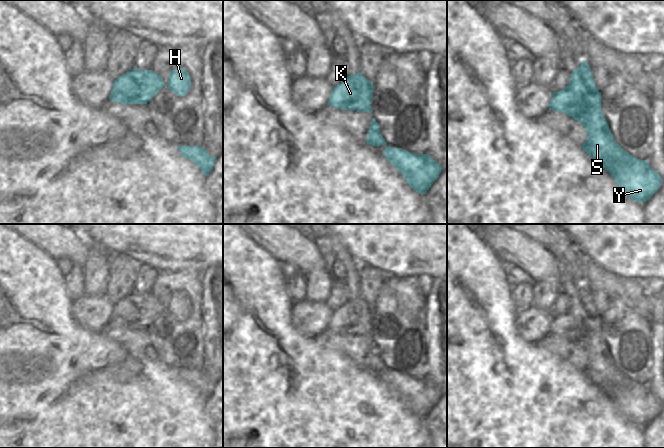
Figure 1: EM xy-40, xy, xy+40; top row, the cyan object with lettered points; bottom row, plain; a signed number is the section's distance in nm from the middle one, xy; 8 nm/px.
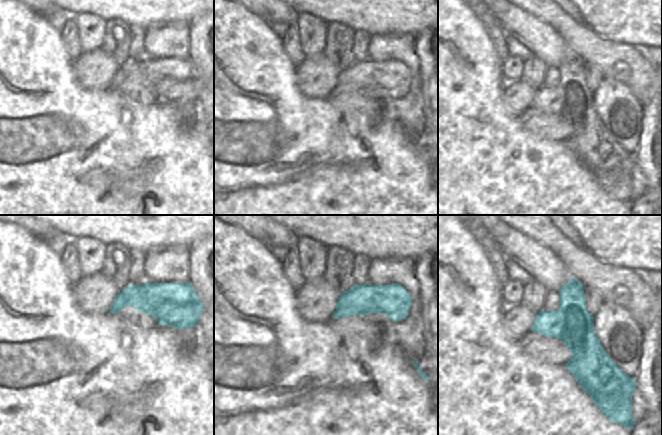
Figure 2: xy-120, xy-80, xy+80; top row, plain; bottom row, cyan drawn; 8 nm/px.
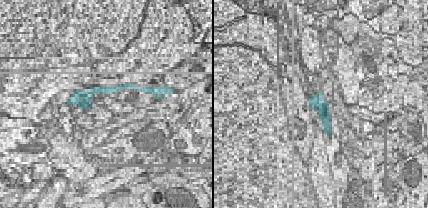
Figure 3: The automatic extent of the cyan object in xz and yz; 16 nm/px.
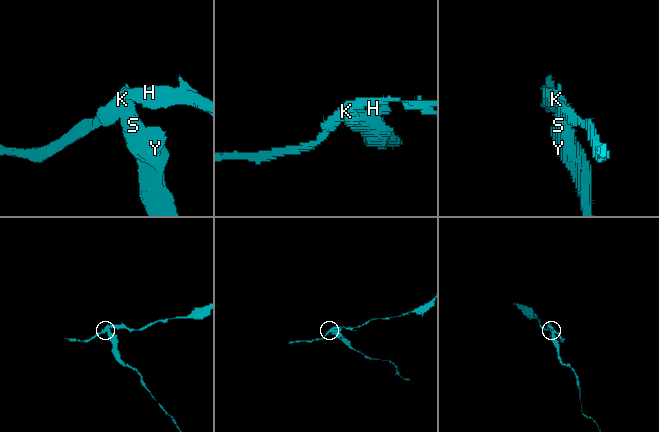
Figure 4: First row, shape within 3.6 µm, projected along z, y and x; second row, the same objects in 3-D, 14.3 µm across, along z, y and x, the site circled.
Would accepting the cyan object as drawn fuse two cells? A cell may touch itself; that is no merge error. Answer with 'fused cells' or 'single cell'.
fused cells

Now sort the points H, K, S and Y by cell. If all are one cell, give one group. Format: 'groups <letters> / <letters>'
groups H K / S Y

